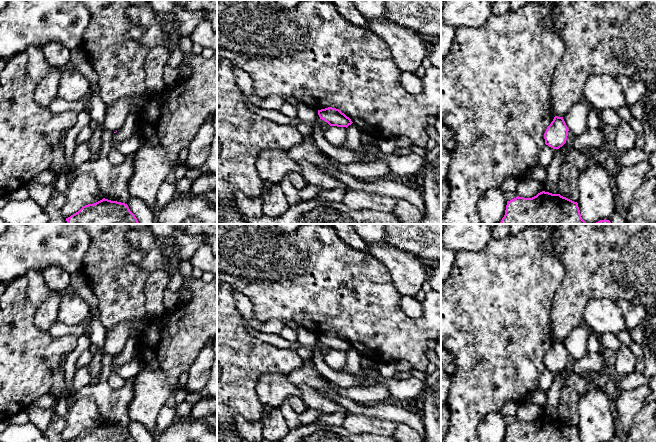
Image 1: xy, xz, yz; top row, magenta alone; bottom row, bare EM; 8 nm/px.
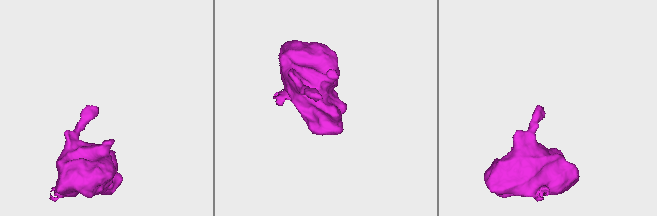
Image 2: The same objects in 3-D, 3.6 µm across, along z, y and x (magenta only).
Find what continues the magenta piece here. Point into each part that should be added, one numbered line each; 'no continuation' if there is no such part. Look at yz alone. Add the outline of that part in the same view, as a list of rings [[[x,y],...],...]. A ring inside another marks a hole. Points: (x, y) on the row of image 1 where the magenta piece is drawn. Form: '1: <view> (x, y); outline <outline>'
no continuation

